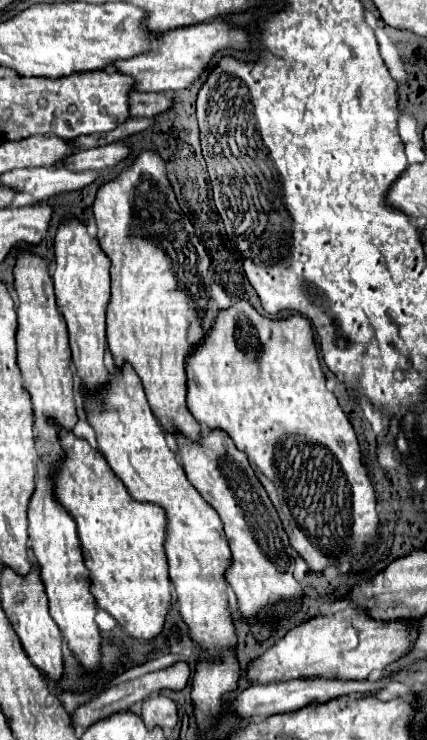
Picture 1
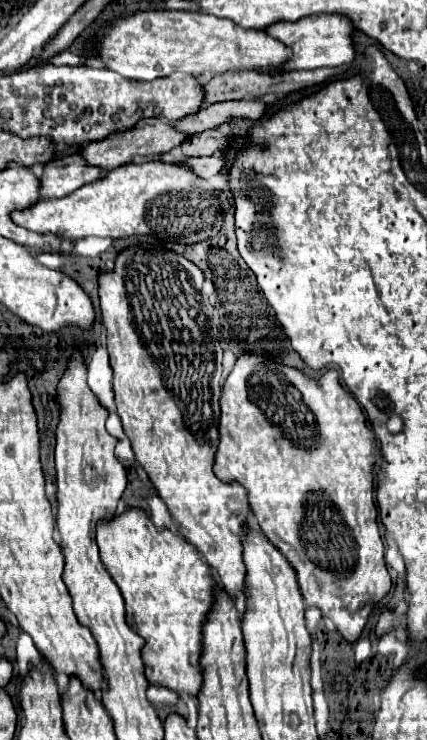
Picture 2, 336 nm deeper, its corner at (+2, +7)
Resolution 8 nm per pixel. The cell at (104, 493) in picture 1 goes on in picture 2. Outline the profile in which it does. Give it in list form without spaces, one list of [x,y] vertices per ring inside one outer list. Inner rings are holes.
[[[126,509],[126,513],[114,517],[114,521],[102,521],[98,525],[96,539],[100,547],[100,559],[126,601],[126,621],[146,641],[142,659],[146,663],[146,677],[150,685],[162,685],[178,695],[186,693],[196,697],[202,687],[202,627],[212,611],[214,589],[218,585],[212,569],[200,559],[200,553],[194,549],[194,545],[168,529],[156,531],[152,519],[140,509]]]

